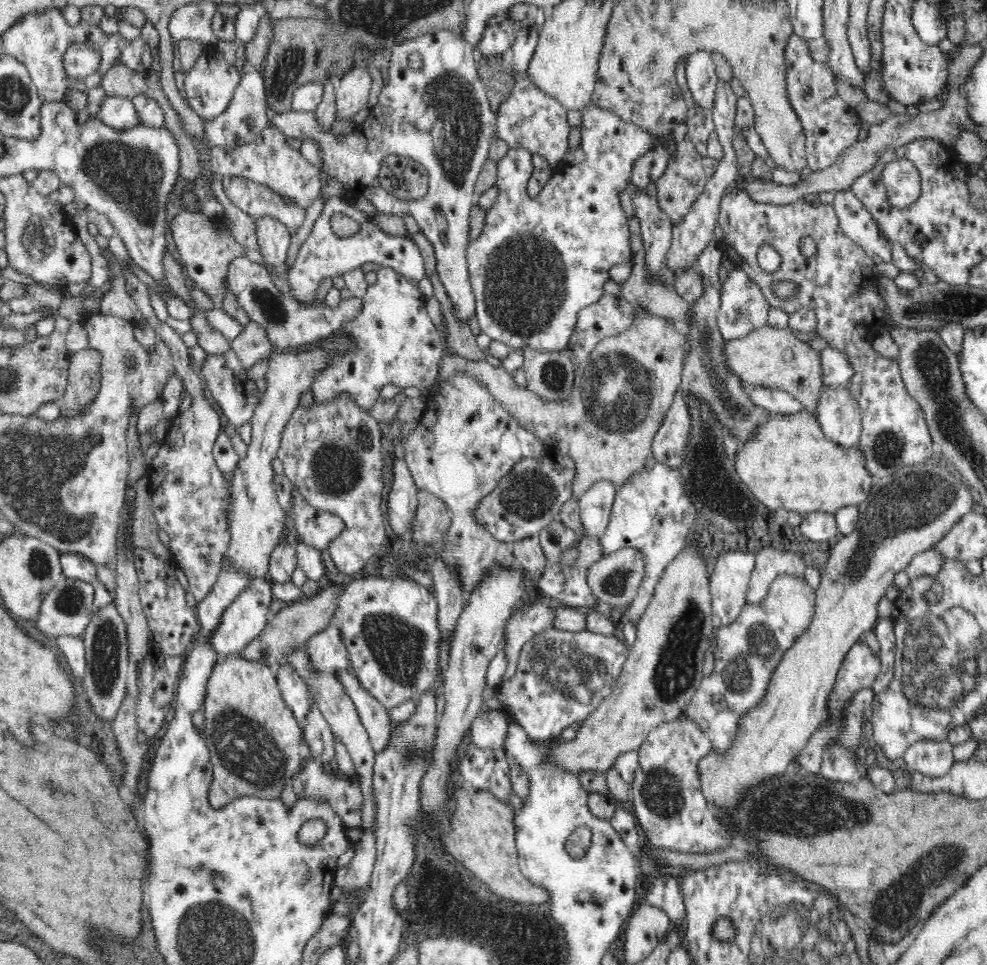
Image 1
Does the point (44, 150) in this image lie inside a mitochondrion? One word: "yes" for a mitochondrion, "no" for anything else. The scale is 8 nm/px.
no

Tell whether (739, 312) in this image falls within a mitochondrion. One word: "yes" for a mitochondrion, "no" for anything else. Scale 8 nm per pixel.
yes

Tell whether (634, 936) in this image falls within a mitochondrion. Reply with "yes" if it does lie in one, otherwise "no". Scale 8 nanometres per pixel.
no

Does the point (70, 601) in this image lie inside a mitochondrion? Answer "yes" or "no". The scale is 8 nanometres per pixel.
yes

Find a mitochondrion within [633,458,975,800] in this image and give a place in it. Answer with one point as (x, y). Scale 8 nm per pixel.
(912, 501)

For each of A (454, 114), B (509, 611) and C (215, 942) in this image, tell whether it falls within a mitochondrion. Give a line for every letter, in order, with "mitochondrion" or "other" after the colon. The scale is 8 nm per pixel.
A: mitochondrion
B: other
C: mitochondrion

